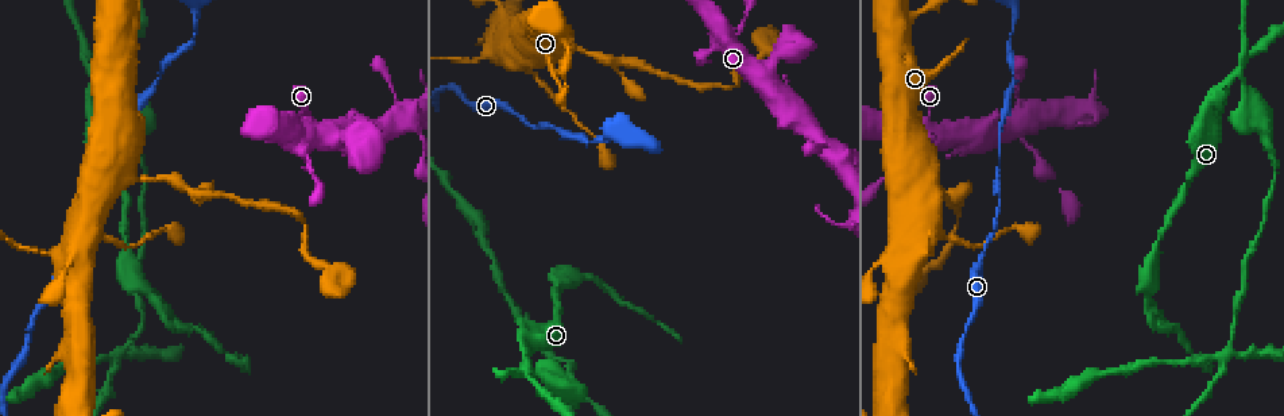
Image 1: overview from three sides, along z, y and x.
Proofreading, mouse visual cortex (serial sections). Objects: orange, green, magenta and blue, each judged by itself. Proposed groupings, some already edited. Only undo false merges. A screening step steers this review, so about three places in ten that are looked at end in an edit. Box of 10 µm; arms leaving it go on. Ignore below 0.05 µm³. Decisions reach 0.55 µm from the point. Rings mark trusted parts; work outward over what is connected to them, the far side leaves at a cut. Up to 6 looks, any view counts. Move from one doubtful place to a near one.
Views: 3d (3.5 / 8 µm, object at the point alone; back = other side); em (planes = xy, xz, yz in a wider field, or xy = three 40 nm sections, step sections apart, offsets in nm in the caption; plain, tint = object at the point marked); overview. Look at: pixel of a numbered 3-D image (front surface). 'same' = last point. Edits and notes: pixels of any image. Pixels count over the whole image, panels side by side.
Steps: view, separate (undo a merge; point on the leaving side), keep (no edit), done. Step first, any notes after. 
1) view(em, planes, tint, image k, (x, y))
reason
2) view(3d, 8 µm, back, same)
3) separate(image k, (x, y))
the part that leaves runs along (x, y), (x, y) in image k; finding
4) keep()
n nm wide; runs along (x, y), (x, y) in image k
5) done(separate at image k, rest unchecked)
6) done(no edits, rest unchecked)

view(3d, 3.5 µm, back, image 1, (959, 243))
sudden change in width

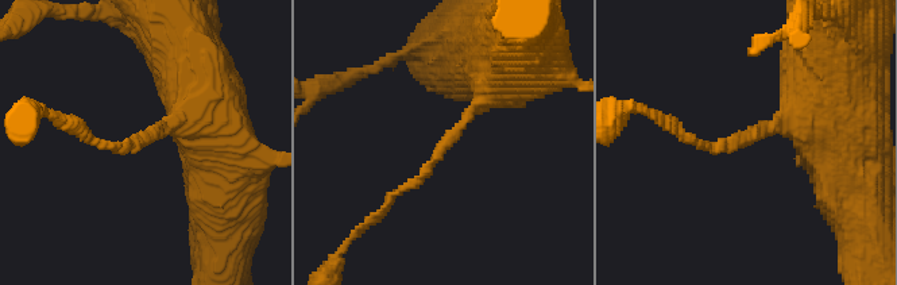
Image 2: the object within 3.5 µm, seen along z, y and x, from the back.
view(em, planes, tint, image 2, (147, 137))
arms of 150, 400 nm; shape alone is not enough

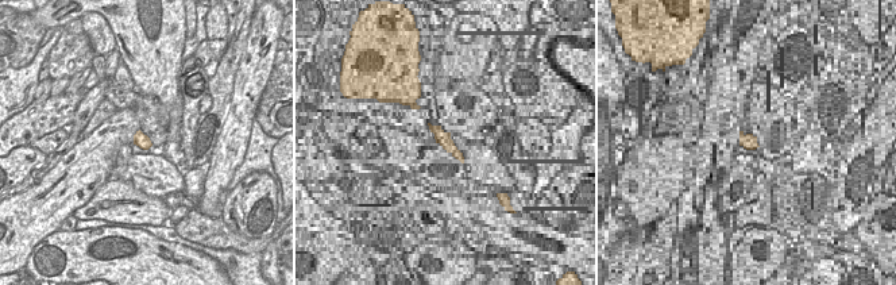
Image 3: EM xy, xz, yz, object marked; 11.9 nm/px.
keep()
160 nm wide; runs along (514, 65), (420, 180), (390, 197) in image 2; all the same cell

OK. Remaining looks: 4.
view(3d, 3.5 µm, image 1, (614, 62))
two arms in line, one across

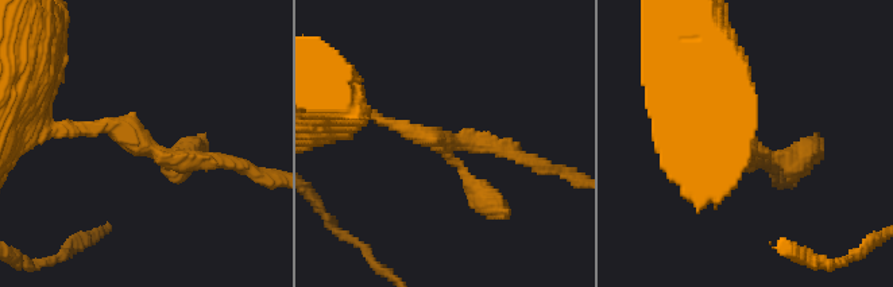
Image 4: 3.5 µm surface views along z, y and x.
view(em, xy, step 5, tint, image 4, (142, 145))
3 arms; arms of 150, 200, 250 nm

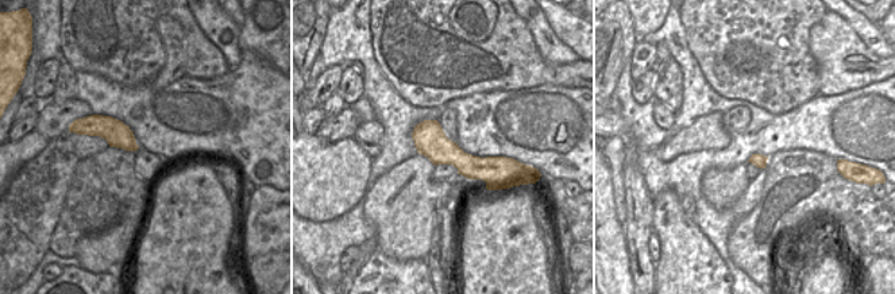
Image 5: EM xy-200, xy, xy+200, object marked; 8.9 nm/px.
separate(image 4, (505, 146))
the part that leaves runs along (449, 142), (482, 142), (569, 173) in image 4; a second cell is stuck on

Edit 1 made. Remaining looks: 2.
view(3d, 3.5 µm, image 1, (156, 304))
thick turns thin

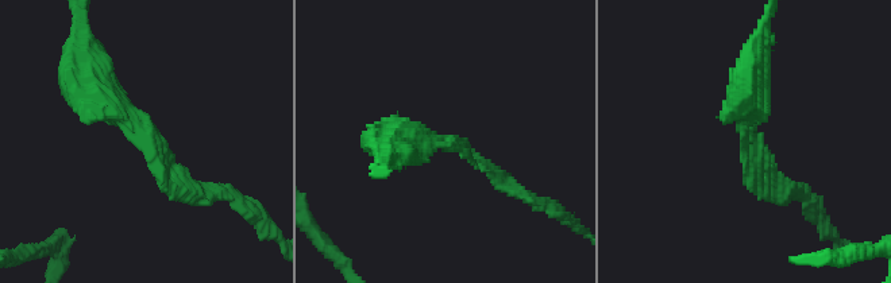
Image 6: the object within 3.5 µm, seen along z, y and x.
view(em, xy, step 3, tint, image 6, (447, 140))
arms of 150, 350 nm

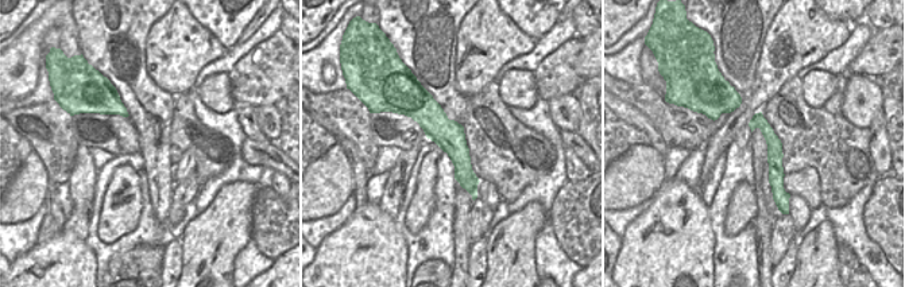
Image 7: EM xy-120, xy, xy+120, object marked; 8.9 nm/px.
keep()
runs along (81, 70), (165, 178), (199, 190) in image 6; continuous, no second cell

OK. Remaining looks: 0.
done(separate at image 4, rest unchecked)

